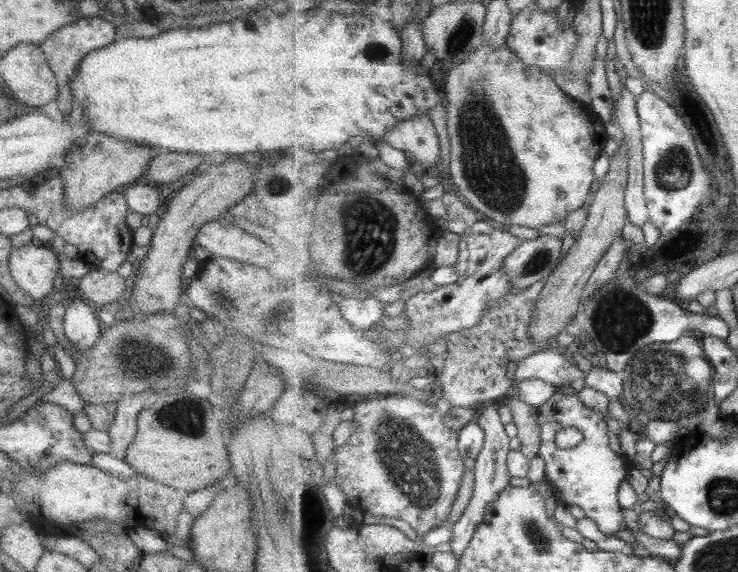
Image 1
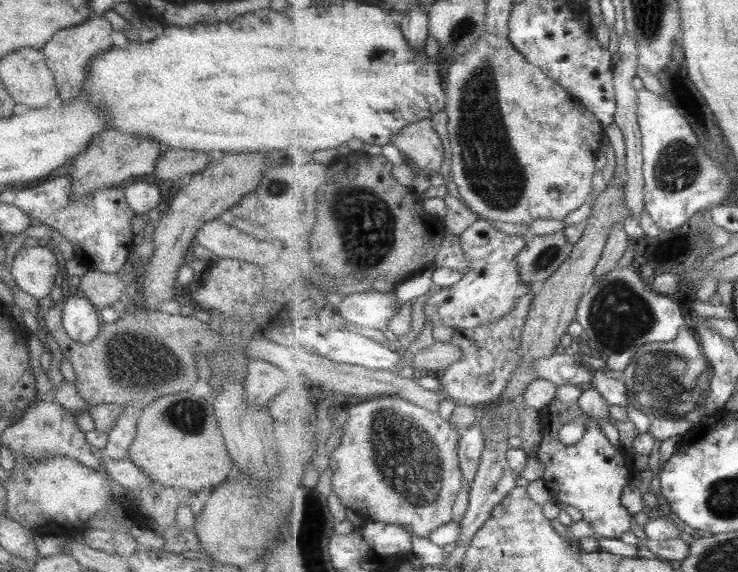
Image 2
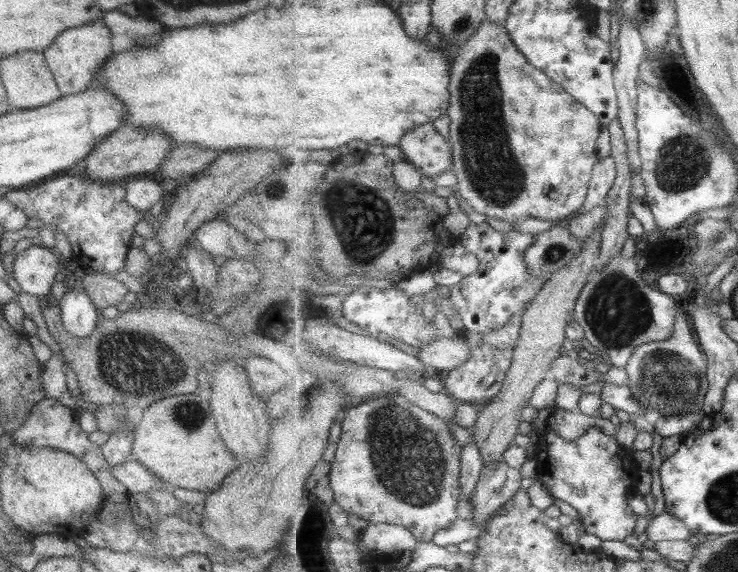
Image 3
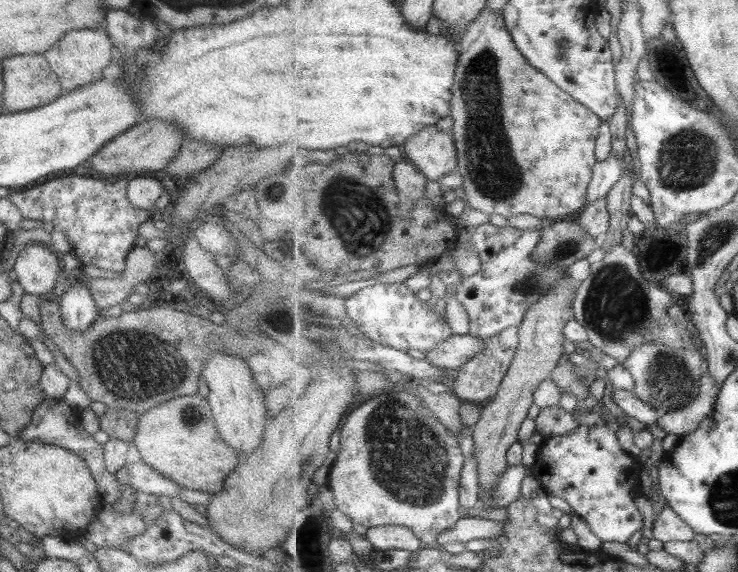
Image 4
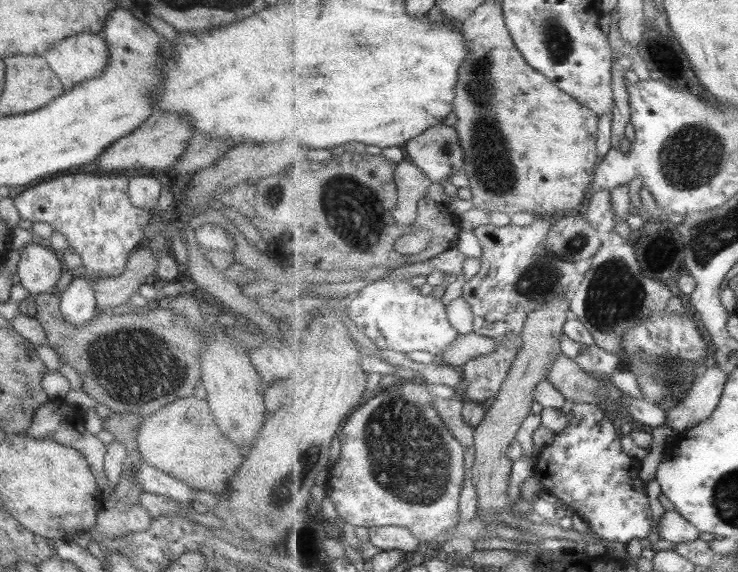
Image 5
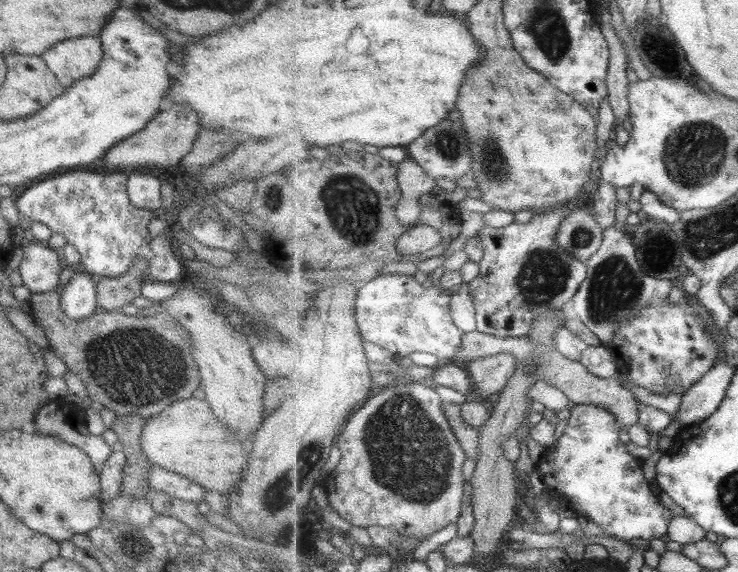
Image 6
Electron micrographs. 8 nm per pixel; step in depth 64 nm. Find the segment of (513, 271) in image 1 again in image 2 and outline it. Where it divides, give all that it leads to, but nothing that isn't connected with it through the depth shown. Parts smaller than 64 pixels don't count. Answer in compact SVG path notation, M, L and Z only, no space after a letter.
M563 231L546 236L530 235L515 258L521 282L540 286L567 261L573 252L572 246Z

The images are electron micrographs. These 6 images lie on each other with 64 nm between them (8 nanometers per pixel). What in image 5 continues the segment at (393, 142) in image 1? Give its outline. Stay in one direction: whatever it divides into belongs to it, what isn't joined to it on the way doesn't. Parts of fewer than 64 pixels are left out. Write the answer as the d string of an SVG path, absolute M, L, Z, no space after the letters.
M438 125L425 130L403 148L408 159L421 168L433 183L448 180L449 176L466 166L466 152L454 127Z

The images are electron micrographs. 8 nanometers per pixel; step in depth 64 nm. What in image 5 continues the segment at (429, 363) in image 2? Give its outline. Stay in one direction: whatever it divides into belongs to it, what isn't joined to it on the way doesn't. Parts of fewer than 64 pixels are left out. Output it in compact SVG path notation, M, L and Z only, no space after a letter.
M475 332L465 336L459 335L457 341L440 354L440 359L445 364L461 368L478 356L493 352L499 341L500 339L487 338Z

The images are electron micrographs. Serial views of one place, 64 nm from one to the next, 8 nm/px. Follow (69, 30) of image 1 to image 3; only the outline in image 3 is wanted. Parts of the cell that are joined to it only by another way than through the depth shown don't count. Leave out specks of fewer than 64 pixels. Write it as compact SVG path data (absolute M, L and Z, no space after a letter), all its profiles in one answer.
M103 20L93 21L83 26L62 30L42 52L61 97L79 94L95 83L95 76L97 72L101 72L103 62L113 54L109 44L111 36Z

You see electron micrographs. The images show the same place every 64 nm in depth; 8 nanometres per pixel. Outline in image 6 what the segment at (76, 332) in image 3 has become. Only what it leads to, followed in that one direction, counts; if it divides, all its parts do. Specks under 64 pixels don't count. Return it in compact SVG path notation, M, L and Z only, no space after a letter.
M75 269L74 275L69 279L60 293L60 309L71 320L85 320L97 308L95 280L91 274Z

